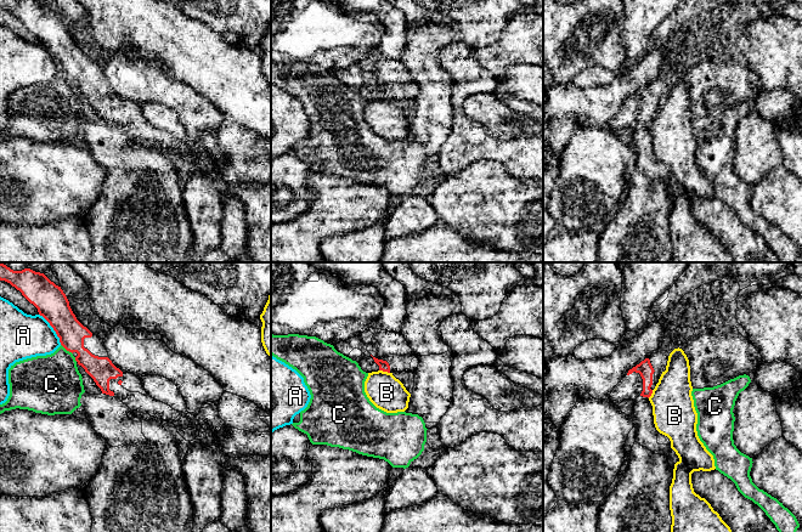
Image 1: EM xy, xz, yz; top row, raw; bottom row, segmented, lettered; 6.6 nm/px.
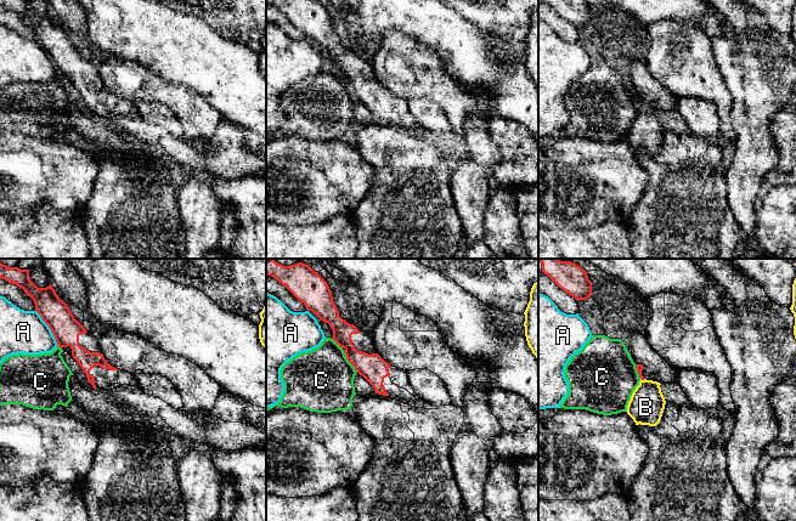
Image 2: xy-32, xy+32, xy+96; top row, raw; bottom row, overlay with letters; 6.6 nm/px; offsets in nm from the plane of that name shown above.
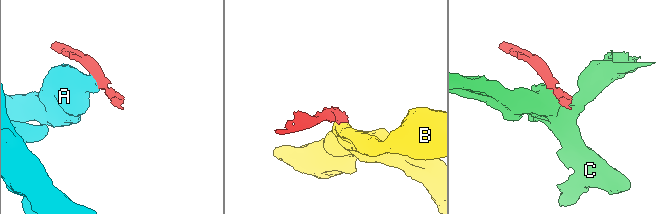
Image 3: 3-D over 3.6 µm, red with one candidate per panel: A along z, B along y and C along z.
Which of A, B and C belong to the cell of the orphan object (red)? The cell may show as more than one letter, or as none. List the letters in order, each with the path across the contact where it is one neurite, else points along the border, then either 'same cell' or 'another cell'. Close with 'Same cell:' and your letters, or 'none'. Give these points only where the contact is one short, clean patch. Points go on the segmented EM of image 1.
A: border along xy (39, 313), (52, 328), (61, 344); another cell
B: border along xz (379, 369), (389, 373); another cell
C: border along xy (61, 344), (72, 354); another cell
Same cell: none

